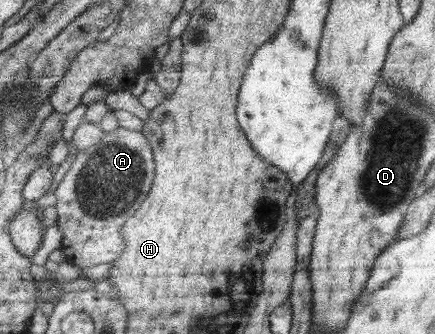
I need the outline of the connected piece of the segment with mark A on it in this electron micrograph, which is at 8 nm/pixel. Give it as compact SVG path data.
M120 127L108 132L100 144L80 149L63 181L58 185L59 204L58 226L64 232L63 251L68 255L68 262L79 267L90 268L97 264L113 263L128 248L125 225L142 209L146 196L150 193L155 176L153 152L143 131Z

